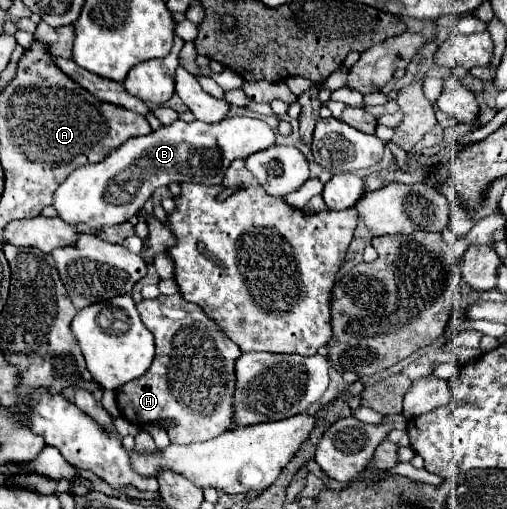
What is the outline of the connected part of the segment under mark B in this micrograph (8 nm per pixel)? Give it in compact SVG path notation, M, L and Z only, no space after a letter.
M225 117L219 123L175 121L161 125L143 137L131 137L113 149L103 161L75 169L55 193L55 209L65 223L85 223L91 229L125 223L133 217L157 187L173 181L217 185L235 159L245 159L275 145L275 131L261 119Z

